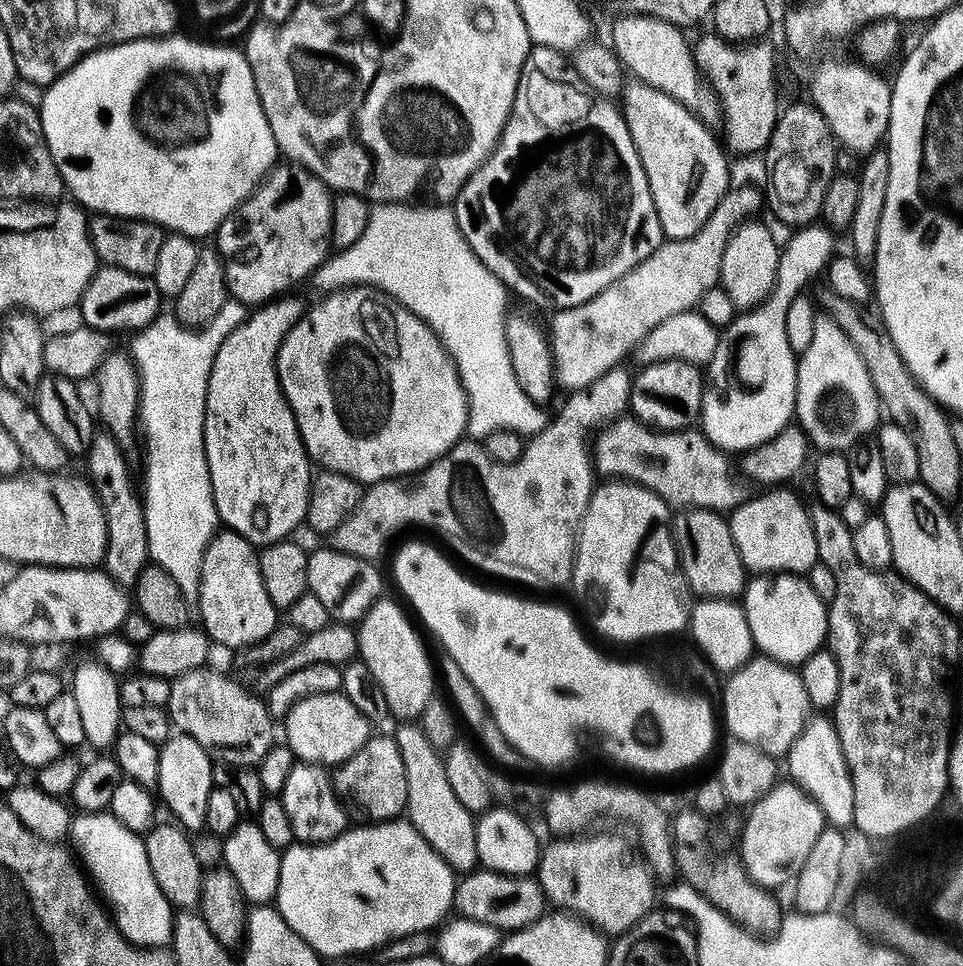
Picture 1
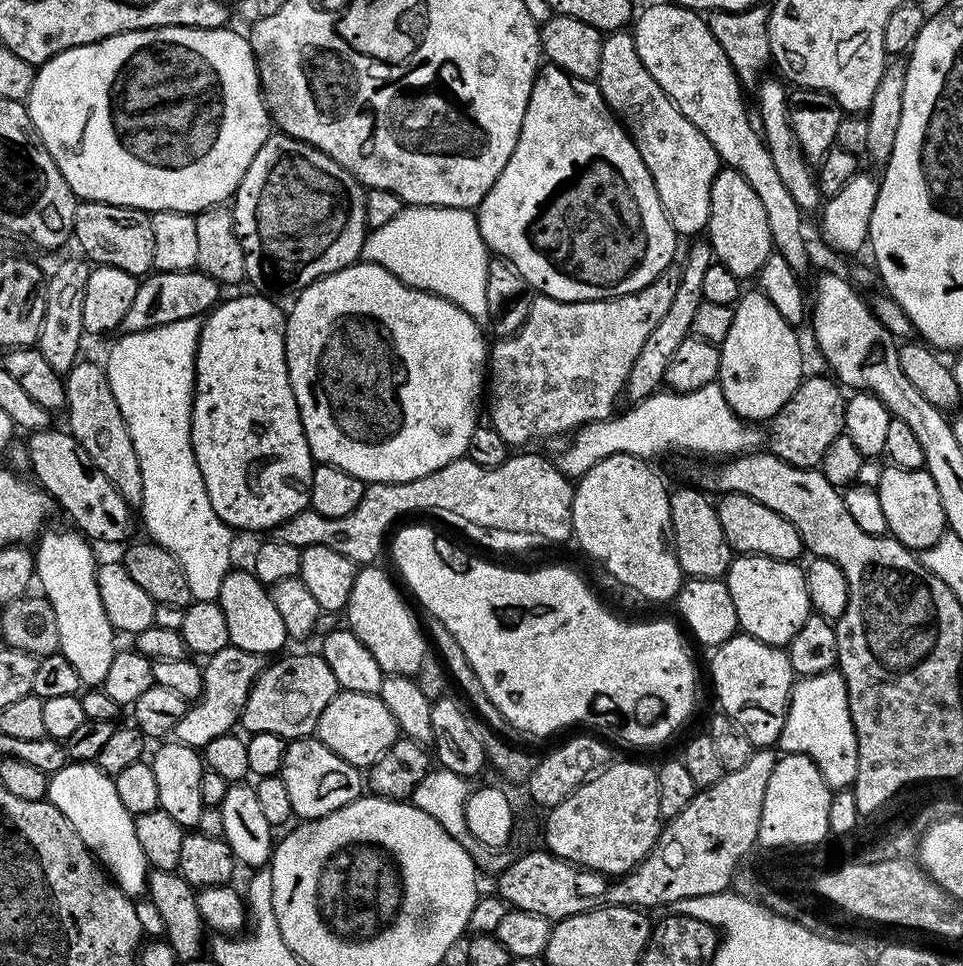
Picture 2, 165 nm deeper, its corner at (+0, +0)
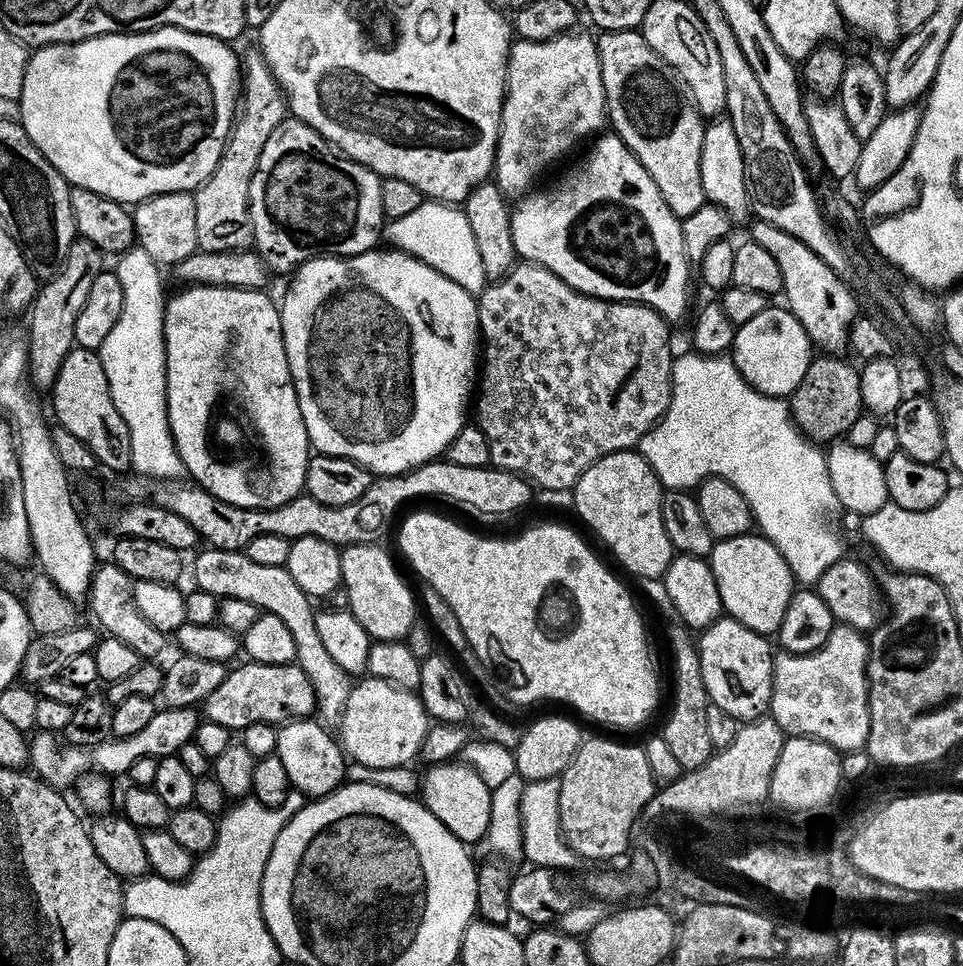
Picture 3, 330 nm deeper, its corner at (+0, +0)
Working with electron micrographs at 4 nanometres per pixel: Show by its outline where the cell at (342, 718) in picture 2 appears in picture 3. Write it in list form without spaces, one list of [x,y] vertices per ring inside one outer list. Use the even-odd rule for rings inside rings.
[[[368,676],[353,683],[338,725],[338,740],[345,757],[362,766],[408,766],[419,757],[429,723],[429,714],[415,691]]]

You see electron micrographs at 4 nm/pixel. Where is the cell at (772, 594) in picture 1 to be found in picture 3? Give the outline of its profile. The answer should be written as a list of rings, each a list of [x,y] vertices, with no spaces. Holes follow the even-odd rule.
[[[762,534],[735,536],[713,543],[710,563],[723,611],[755,632],[779,633],[782,614],[786,614],[794,591],[792,571],[780,551]]]

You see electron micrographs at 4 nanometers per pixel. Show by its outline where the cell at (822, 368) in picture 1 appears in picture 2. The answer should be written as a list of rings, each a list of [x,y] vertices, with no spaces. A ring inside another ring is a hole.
[[[674,2],[656,4],[653,8],[646,9],[641,16],[639,13],[634,24],[634,35],[638,58],[642,66],[650,70],[650,78],[654,78],[654,82],[658,82],[658,86],[662,86],[665,94],[676,103],[678,110],[686,118],[690,118],[690,122],[694,122],[694,126],[698,126],[702,134],[706,134],[706,138],[714,146],[721,161],[727,167],[738,170],[744,175],[746,182],[750,182],[754,194],[758,194],[763,208],[766,209],[766,222],[770,222],[773,249],[782,258],[786,258],[786,262],[790,262],[797,276],[807,277],[808,244],[804,241],[805,213],[800,211],[798,202],[790,198],[790,190],[786,190],[782,178],[778,178],[778,170],[774,170],[774,158],[770,158],[770,150],[764,145],[764,137],[758,131],[753,117],[752,120],[748,117],[748,108],[744,105],[745,89],[730,66],[722,46],[718,46],[714,34],[709,30],[707,19],[699,12],[678,7]]]

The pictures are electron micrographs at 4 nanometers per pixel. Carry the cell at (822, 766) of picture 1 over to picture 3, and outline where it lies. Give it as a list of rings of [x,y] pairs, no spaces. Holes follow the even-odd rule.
[[[837,623],[830,638],[810,654],[775,653],[770,715],[788,736],[809,736],[845,754],[863,749],[870,734],[868,642],[865,633]]]

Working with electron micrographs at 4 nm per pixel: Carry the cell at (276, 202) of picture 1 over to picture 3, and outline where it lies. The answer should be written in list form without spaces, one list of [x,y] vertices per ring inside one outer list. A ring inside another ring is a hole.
[[[285,118],[266,138],[250,182],[252,244],[269,273],[295,273],[314,256],[357,256],[381,243],[386,228],[381,177],[329,144],[306,122]]]

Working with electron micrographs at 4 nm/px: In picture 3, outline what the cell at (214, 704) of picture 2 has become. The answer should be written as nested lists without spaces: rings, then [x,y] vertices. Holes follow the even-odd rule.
[[[161,707],[154,714],[154,718],[150,718],[150,722],[146,722],[146,726],[142,730],[138,730],[136,734],[101,740],[91,751],[87,747],[65,740],[63,735],[57,734],[55,731],[40,730],[29,739],[28,764],[39,779],[46,781],[51,788],[57,790],[71,789],[76,781],[91,769],[88,768],[91,764],[96,767],[93,769],[100,774],[113,774],[112,772],[127,774],[130,766],[134,766],[134,762],[138,762],[138,758],[177,755],[180,748],[186,746],[195,737],[198,723],[198,712],[197,716],[196,712],[195,707]]]

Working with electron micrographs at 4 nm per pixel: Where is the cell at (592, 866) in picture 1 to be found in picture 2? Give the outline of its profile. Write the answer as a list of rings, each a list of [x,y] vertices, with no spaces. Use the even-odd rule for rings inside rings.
[[[620,760],[603,768],[579,784],[562,802],[558,802],[558,806],[547,809],[543,847],[573,866],[591,868],[594,872],[619,878],[639,866],[660,837],[662,817],[658,810],[658,778],[653,765],[635,764],[632,760]]]

